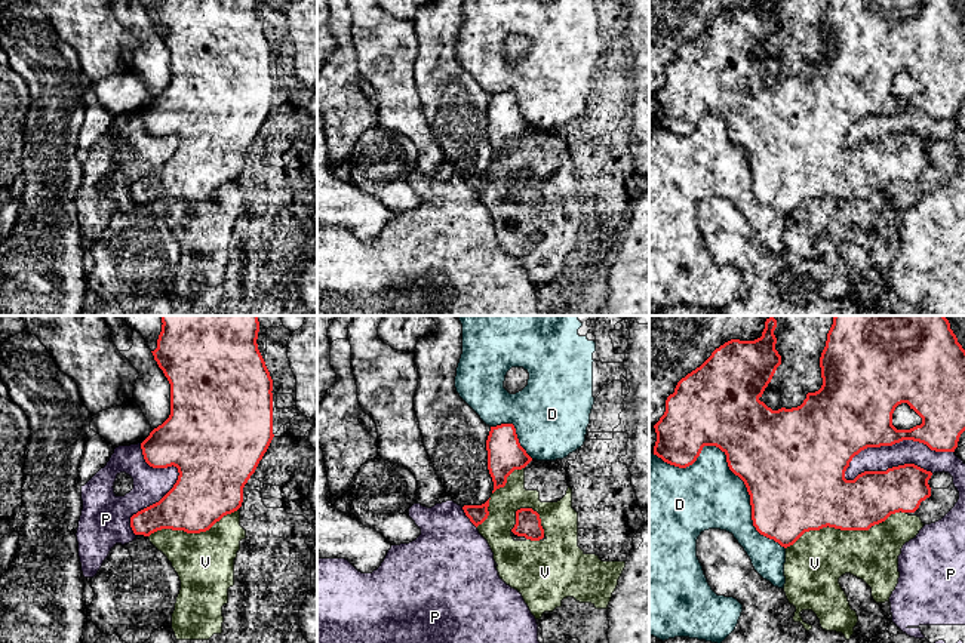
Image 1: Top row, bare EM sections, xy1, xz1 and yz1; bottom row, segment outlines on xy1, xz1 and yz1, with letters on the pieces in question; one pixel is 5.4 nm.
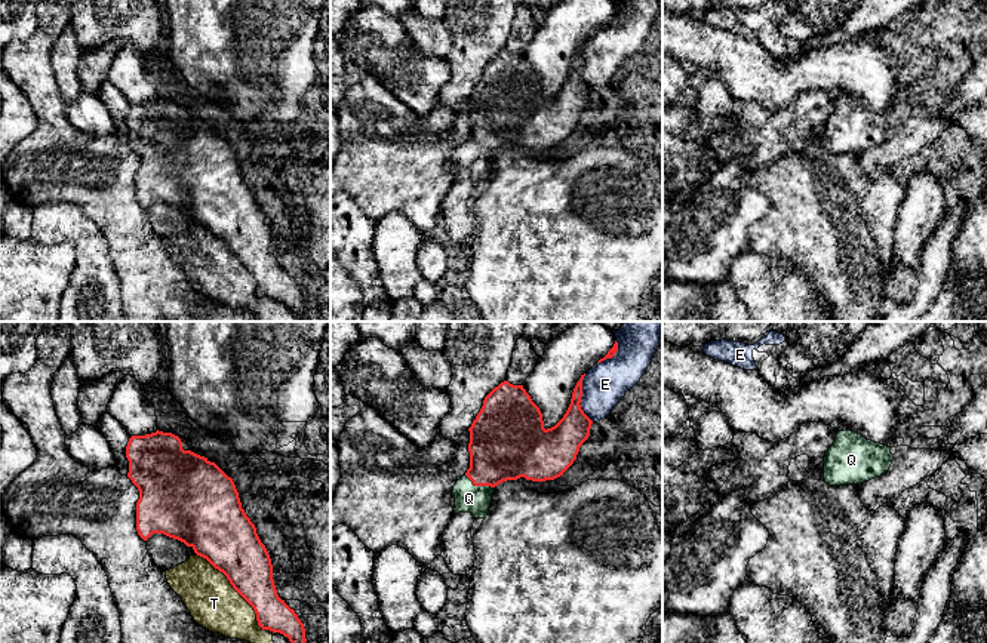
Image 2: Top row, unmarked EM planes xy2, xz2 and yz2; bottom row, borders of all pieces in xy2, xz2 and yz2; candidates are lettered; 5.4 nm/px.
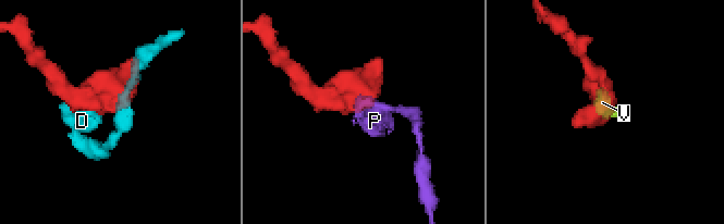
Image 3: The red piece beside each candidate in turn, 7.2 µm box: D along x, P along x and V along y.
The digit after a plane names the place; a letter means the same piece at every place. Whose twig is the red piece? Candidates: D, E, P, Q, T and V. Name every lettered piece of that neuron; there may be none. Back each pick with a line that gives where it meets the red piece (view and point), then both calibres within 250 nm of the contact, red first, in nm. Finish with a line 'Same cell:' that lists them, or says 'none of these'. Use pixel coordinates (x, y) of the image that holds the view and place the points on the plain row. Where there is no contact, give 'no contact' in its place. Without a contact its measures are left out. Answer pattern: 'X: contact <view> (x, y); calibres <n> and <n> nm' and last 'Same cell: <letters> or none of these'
Q: contact xz2 (479, 153); calibres 380 and 160 nm
Same cell: Q

